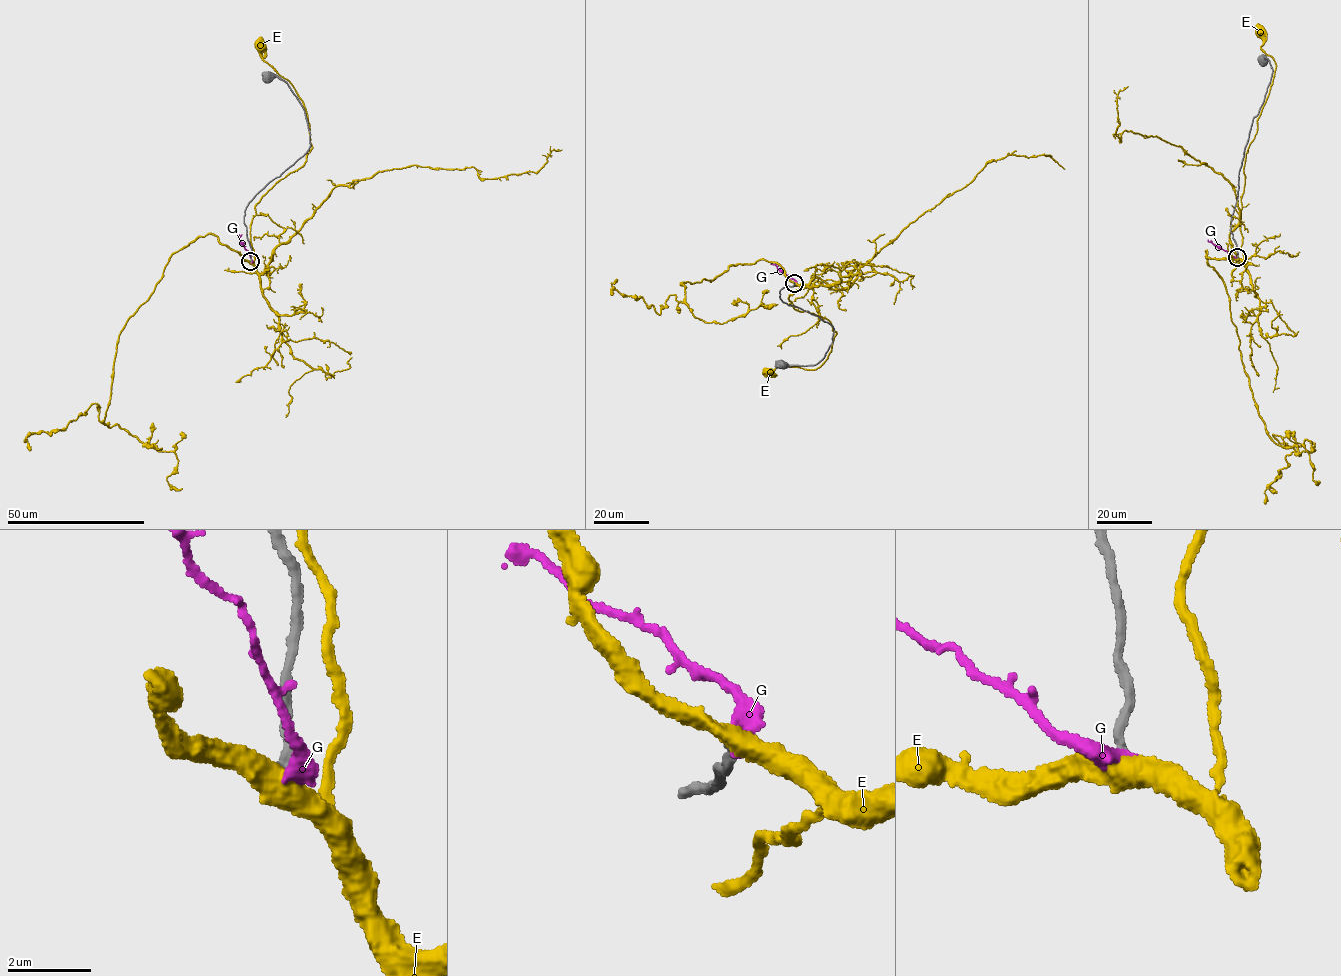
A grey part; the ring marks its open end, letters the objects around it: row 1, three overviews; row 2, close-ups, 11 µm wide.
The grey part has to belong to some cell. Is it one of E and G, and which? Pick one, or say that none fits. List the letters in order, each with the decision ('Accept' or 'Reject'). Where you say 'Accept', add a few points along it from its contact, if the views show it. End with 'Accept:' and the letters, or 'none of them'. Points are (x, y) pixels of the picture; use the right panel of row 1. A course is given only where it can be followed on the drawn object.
E: Reject
G: Reject
Accept: none of them

